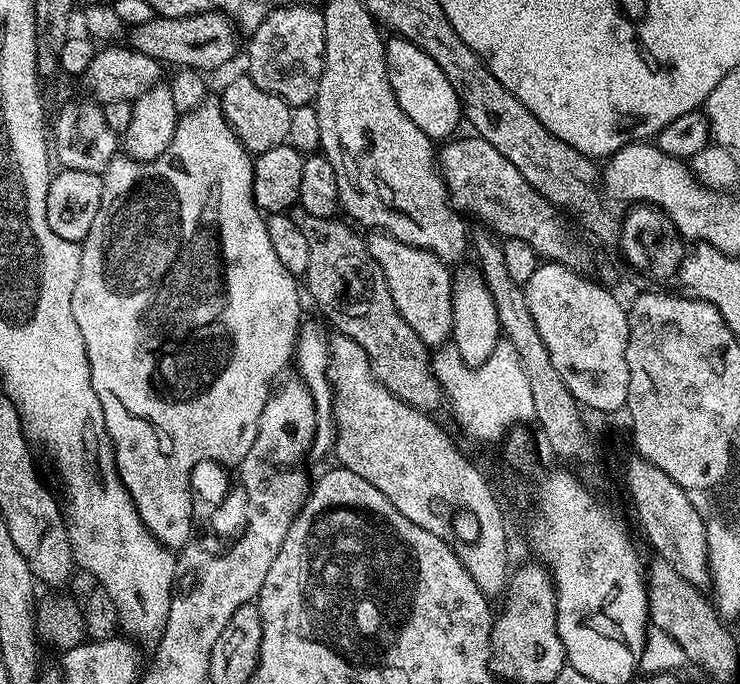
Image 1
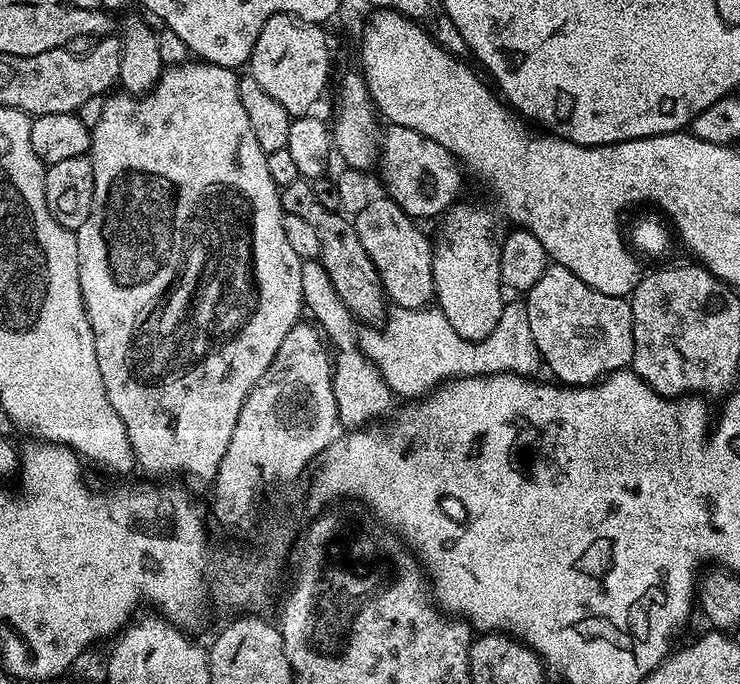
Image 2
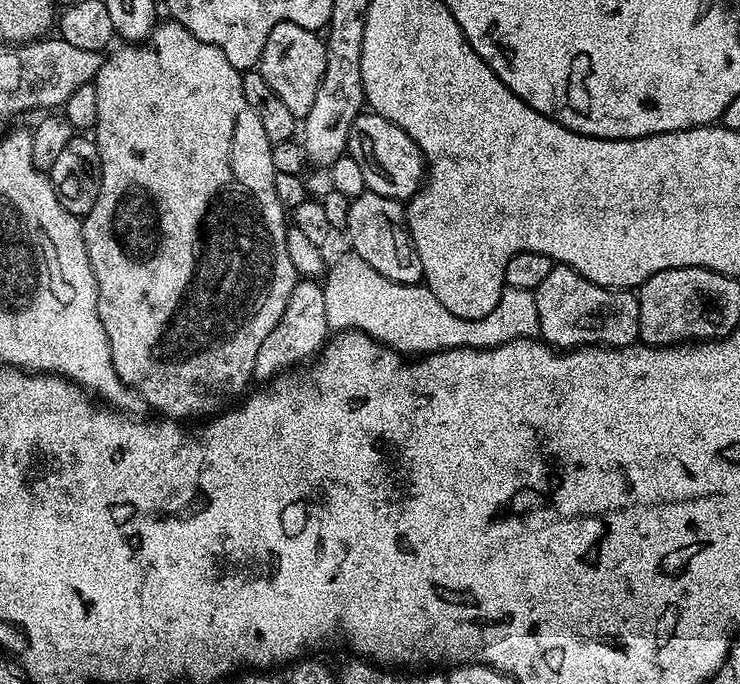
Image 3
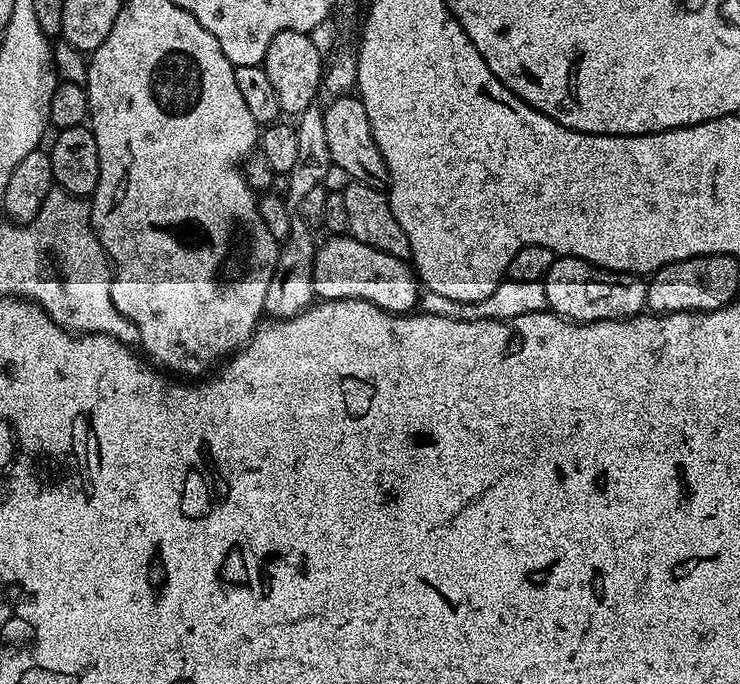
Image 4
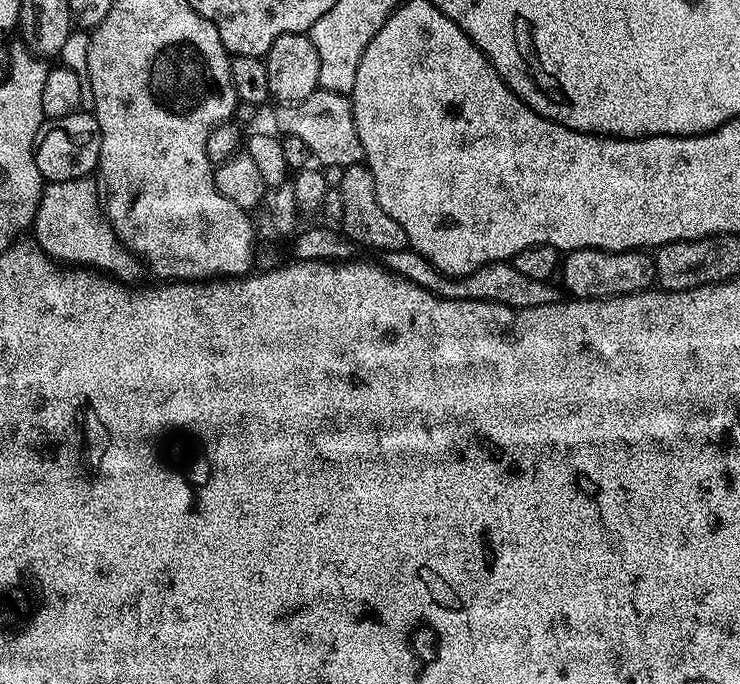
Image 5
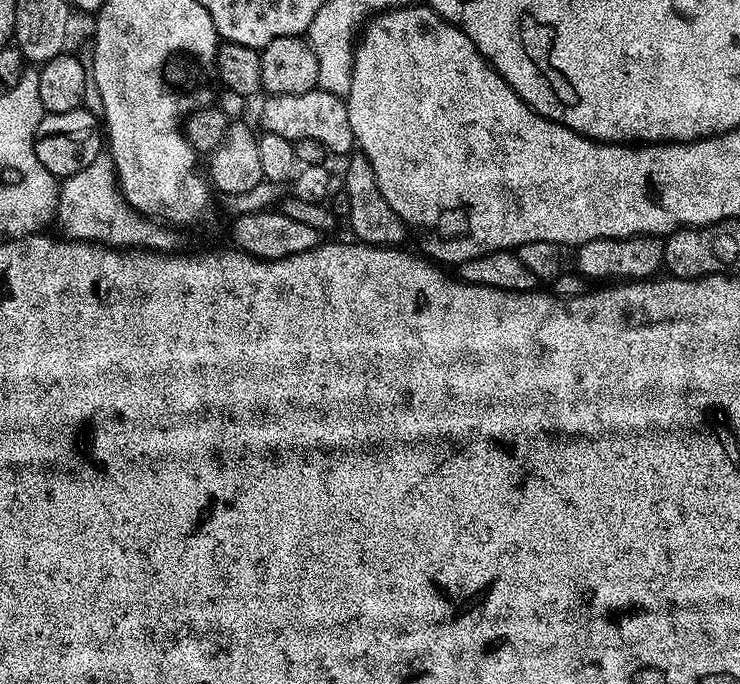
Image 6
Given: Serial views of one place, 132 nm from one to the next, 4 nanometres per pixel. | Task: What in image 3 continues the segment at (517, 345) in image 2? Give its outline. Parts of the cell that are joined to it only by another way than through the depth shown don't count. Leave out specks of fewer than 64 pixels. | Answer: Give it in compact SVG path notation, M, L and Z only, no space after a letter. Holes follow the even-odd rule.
M345 250L327 269L323 283L326 320L331 331L364 332L385 347L394 349L398 354L435 354L452 348L498 348L505 347L510 341L533 339L540 333L538 304L535 293L506 286L499 296L498 305L482 319L464 319L453 314L442 305L425 284L392 283L383 278L360 254Z

